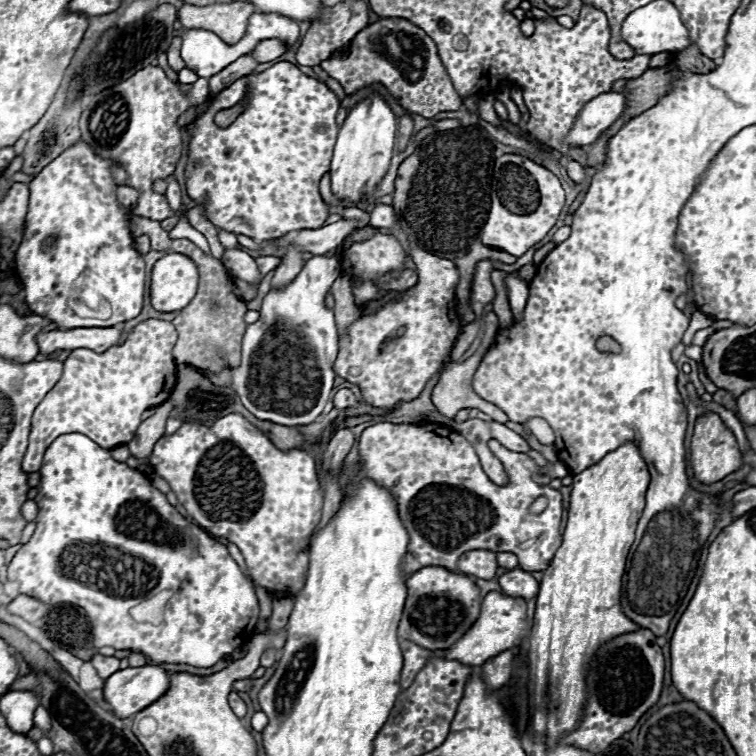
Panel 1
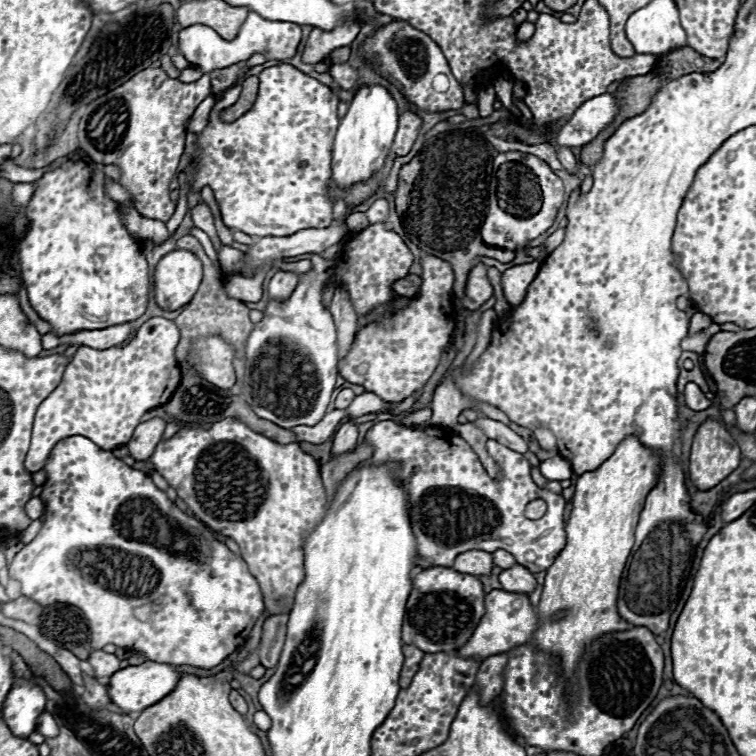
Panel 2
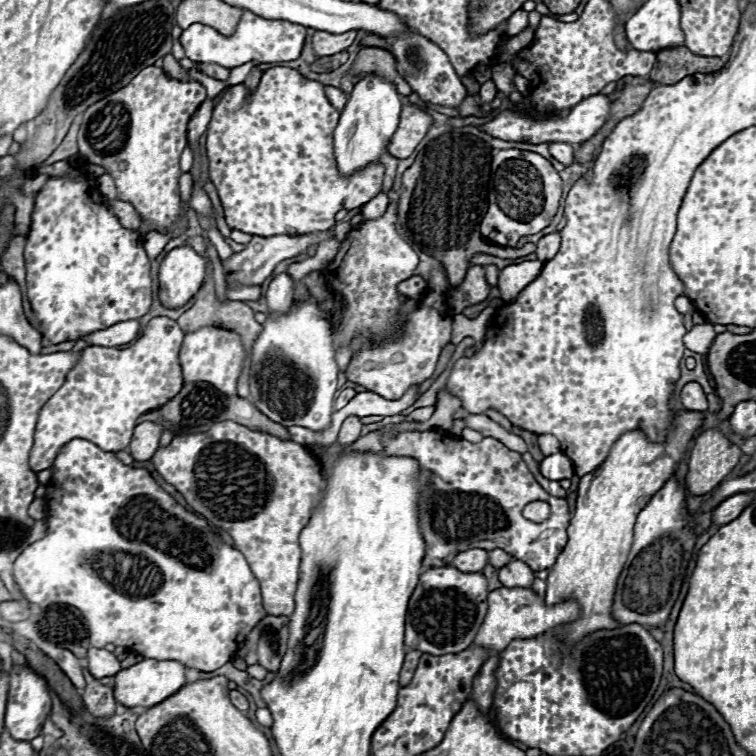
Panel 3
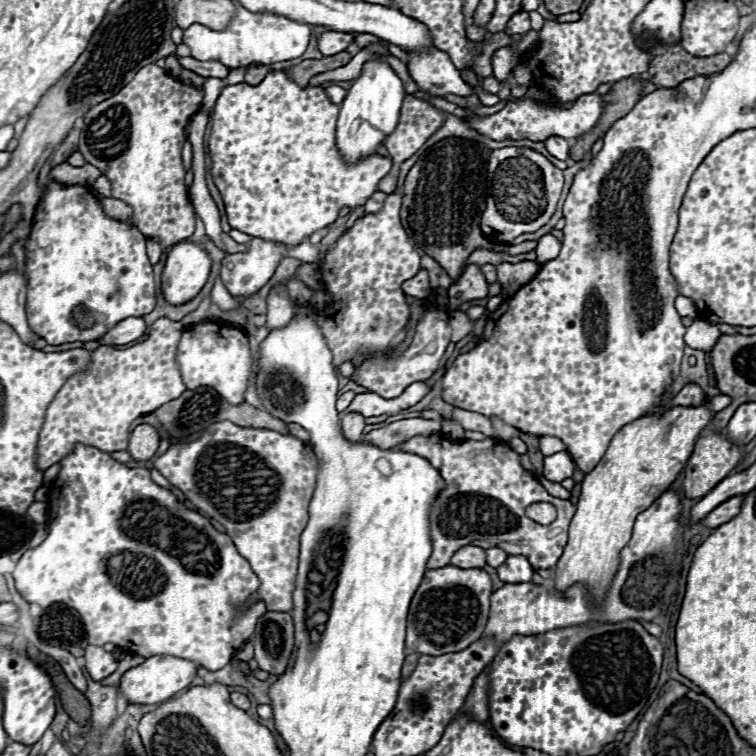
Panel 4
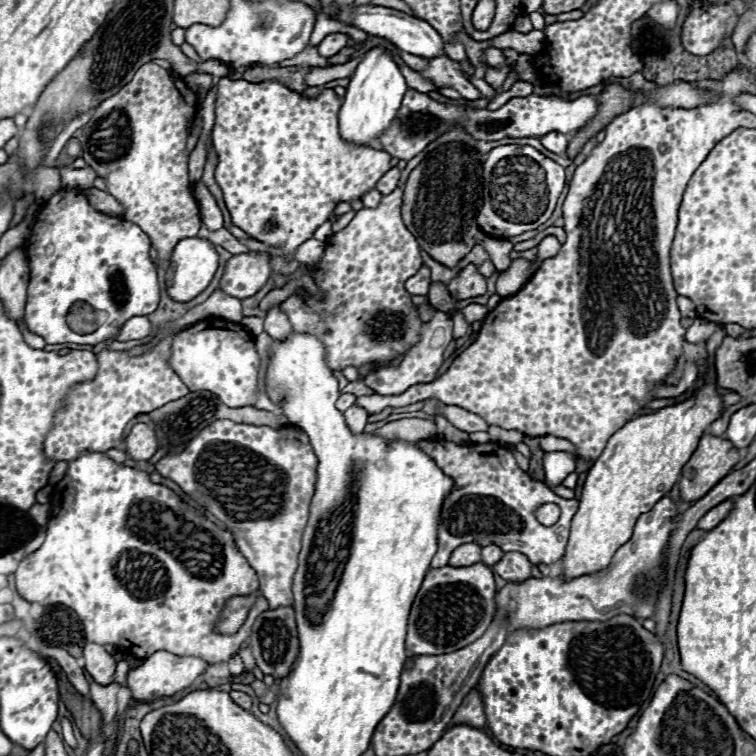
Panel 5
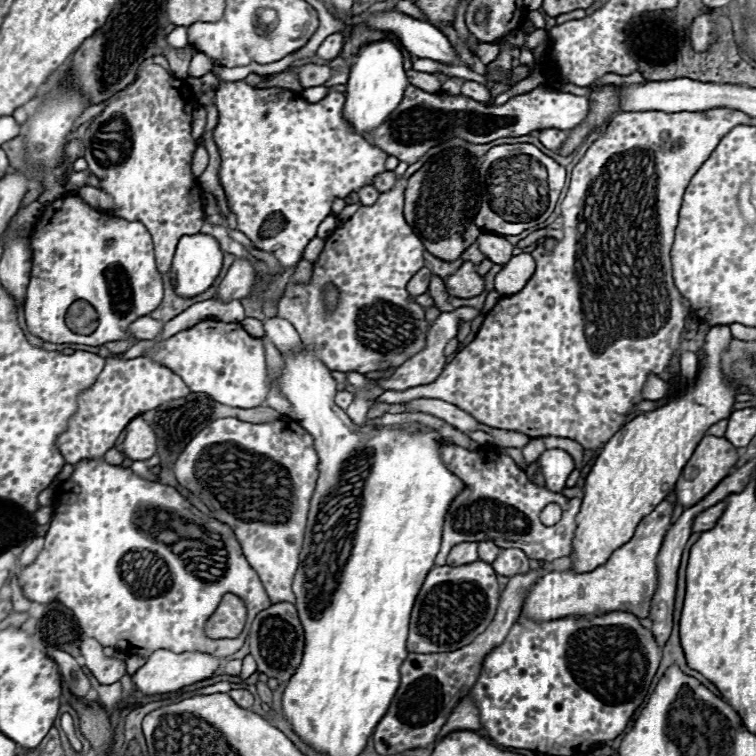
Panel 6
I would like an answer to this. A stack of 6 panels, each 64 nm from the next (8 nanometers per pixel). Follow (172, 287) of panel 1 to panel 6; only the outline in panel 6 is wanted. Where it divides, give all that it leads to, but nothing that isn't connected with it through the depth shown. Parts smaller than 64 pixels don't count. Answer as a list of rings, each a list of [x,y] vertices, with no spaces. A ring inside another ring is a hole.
[[[202,232],[182,236],[172,262],[174,290],[184,298],[202,294],[218,278],[222,260],[224,254],[214,236]]]

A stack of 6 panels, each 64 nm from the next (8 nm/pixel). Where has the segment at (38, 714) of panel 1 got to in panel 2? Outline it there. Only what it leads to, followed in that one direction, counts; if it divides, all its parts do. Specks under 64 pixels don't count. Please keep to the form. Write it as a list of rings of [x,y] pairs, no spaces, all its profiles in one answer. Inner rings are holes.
[[[42,712],[38,718],[38,732],[46,738],[54,738],[58,734],[58,724],[54,722],[54,718],[48,712]]]

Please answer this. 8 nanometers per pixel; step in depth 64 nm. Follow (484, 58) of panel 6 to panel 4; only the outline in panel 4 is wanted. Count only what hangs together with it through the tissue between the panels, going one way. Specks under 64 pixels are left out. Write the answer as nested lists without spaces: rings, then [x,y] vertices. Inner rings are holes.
[[[506,46],[506,48],[500,48],[492,54],[492,68],[494,68],[494,76],[504,82],[512,72],[514,72],[514,66],[516,66],[516,58],[518,58],[518,52],[512,48],[512,46]]]

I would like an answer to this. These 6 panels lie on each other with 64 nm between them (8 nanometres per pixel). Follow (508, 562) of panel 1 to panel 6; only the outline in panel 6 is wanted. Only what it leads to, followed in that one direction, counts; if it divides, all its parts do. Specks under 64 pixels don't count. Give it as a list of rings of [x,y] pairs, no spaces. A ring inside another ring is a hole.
[[[490,540],[478,542],[478,556],[480,556],[480,560],[492,564],[498,554],[500,554],[500,548],[498,548],[494,542],[490,542]]]

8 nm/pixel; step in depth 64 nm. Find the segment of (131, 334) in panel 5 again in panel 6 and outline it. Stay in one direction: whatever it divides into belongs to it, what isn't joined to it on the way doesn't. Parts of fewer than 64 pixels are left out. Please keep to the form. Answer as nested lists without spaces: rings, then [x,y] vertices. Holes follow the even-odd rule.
[[[142,316],[142,318],[138,318],[136,322],[130,324],[130,334],[138,340],[154,340],[164,330],[164,324],[166,322],[154,320],[150,316]]]

